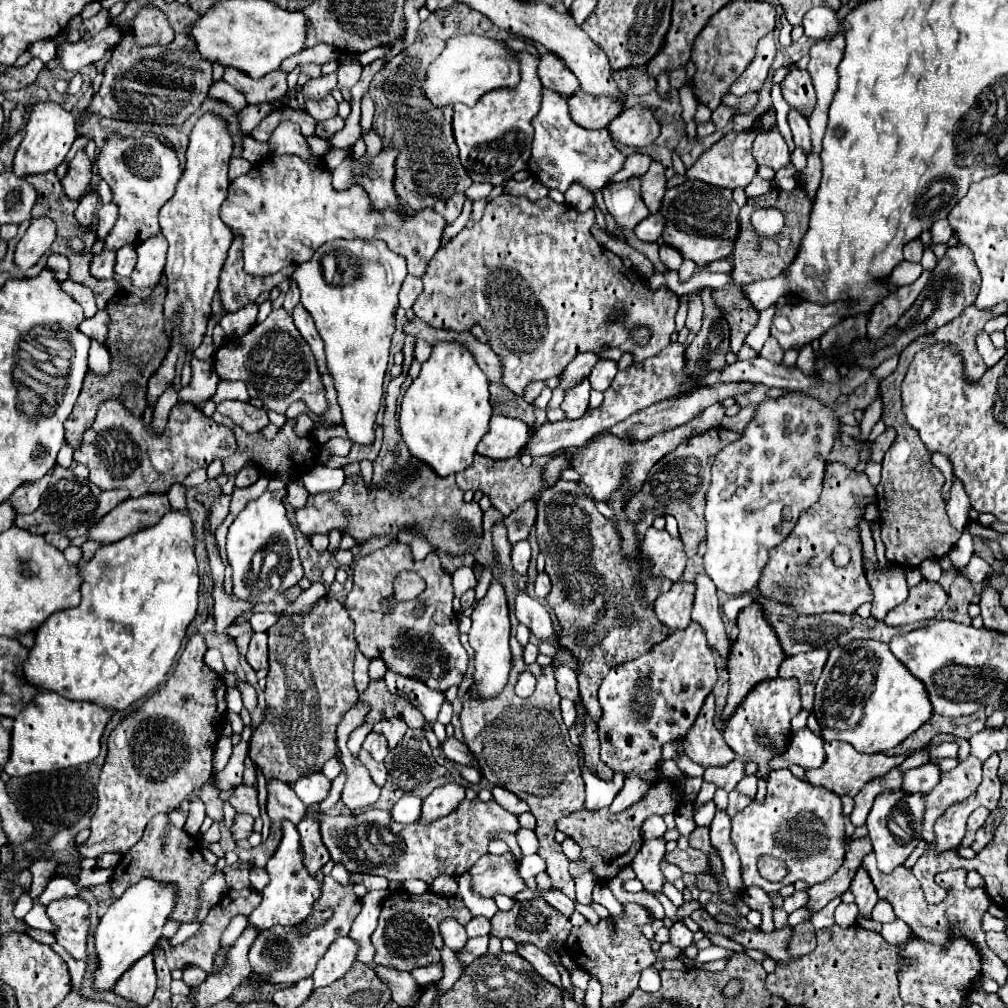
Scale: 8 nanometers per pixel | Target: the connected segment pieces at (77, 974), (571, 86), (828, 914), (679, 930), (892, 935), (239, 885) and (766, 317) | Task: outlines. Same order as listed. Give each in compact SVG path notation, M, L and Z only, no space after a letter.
M52 945L52 949L58 953L66 963L68 963L68 969L70 969L70 975L72 975L72 985L78 987L82 983L82 977L84 977L84 969L86 969L86 963L84 961L78 961L74 959L61 945Z
M548 53L540 59L540 67L538 67L538 77L542 81L542 85L546 89L552 89L564 97L572 97L578 91L578 81L576 77L564 67L564 63Z
M840 897L832 899L822 911L814 913L812 919L810 919L812 925L814 925L816 929L830 929L830 927L834 925L834 909L836 909L836 905L840 905Z
M678 921L678 923L672 925L672 929L670 929L670 943L674 947L686 949L686 947L692 945L692 941L694 941L694 933L682 921Z
M896 919L894 923L886 923L886 925L882 925L880 935L882 935L888 943L902 945L902 943L908 939L908 935L912 935L912 931L908 929L908 925L904 925L900 919Z
M226 869L224 877L231 890L240 890L250 886L250 871L248 869Z
M768 307L768 309L764 309L764 311L760 311L760 319L758 319L758 323L756 323L756 327L748 333L748 337L746 337L746 345L748 347L752 347L756 353L762 349L762 345L764 345L764 341L770 337L770 321L772 321L772 317L774 317L774 311L772 311L774 307Z

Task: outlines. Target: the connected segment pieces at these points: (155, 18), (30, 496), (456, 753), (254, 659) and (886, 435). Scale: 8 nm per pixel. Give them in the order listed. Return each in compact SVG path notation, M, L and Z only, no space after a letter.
M144 7L134 17L134 35L138 45L168 45L174 39L174 31L156 7Z
M50 473L46 477L42 477L40 481L36 481L36 483L28 483L28 485L22 485L20 489L16 489L8 497L8 503L12 503L12 509L18 515L34 513L38 509L38 505L40 505L40 495L44 493L44 489L48 485L48 479L50 479Z
M448 737L442 749L444 749L444 753L446 753L448 759L452 759L452 761L456 761L456 763L462 763L462 765L470 765L470 767L478 769L478 773L482 773L478 761L476 761L476 757L474 757L474 753L472 753L472 751L468 749L468 745L464 745L462 741L458 741L458 739L454 739L454 737Z
M254 633L250 639L250 647L246 653L246 661L252 665L254 671L268 669L268 647L266 647L266 633Z
M888 427L888 429L872 443L872 461L882 463L882 457L884 457L884 453L888 451L888 447L894 443L894 439L896 439L896 431Z

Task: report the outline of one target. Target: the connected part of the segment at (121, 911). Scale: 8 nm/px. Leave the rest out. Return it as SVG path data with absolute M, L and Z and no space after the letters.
M142 879L128 887L126 893L116 899L102 915L94 929L94 949L98 969L94 971L94 991L102 993L114 987L114 983L128 971L140 957L148 955L162 937L162 925L174 909L174 885L162 885L152 879Z

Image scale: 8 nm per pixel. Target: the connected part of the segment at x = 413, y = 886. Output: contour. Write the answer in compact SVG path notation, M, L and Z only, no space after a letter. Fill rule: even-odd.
M417 879L406 880L403 882L403 889L411 895L421 896L429 890L430 886Z

